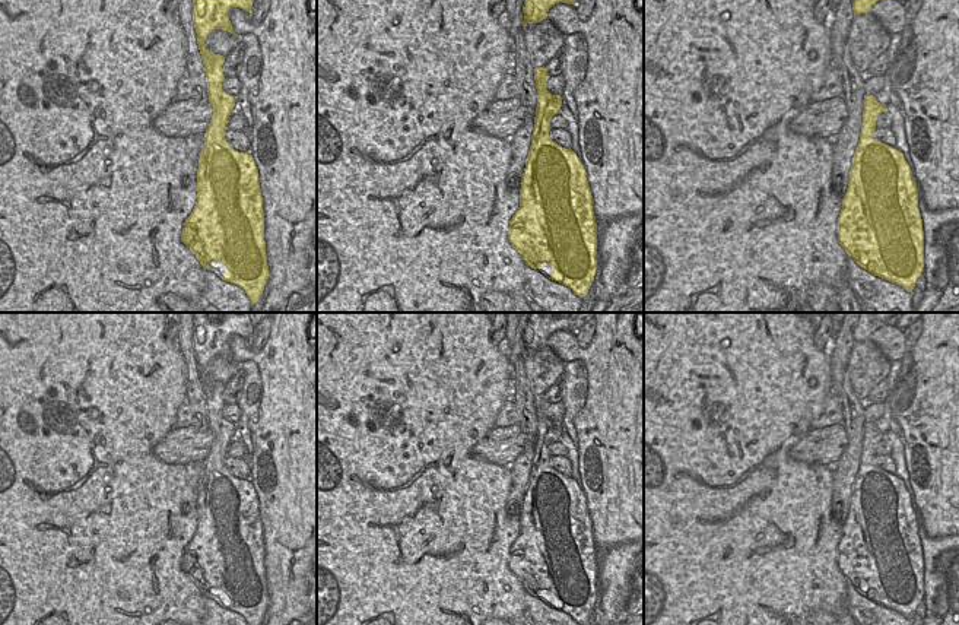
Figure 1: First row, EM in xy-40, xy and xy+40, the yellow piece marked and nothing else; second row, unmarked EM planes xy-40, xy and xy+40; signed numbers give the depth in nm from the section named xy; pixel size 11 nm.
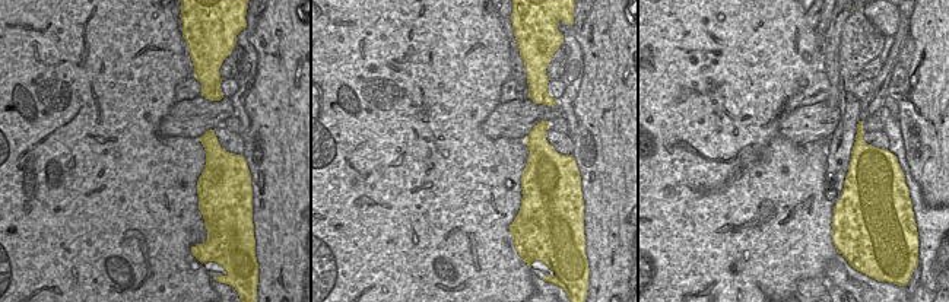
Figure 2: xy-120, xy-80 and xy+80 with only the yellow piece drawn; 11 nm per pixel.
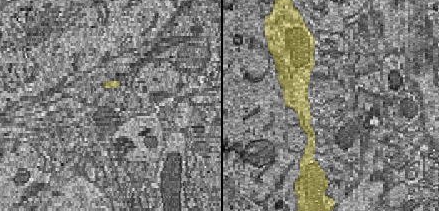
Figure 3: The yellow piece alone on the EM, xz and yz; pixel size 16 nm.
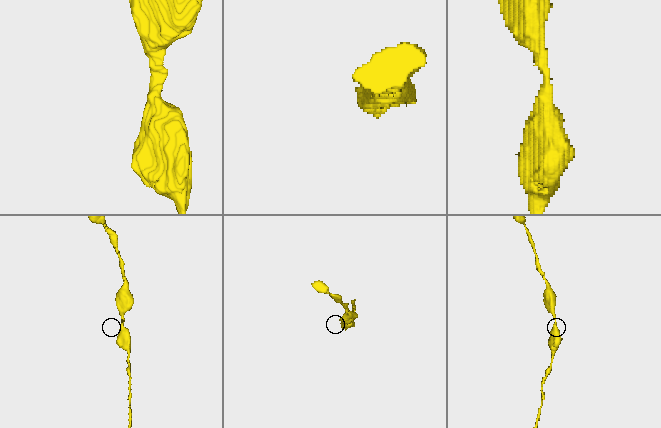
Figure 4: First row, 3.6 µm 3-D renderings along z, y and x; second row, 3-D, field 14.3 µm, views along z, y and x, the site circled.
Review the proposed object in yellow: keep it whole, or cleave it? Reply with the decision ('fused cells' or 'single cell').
single cell

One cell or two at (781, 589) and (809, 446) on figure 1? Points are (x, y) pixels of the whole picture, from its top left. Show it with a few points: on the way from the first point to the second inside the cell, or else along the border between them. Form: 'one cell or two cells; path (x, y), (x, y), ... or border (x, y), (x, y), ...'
two cells; border (788, 450), (793, 459), (829, 466)

